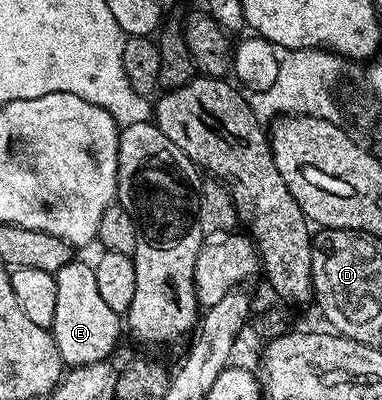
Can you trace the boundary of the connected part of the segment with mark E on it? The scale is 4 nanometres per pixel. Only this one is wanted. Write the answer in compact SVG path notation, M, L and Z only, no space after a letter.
M68 262L54 272L54 280L56 317L52 334L63 364L79 367L109 360L114 346L118 343L118 334L124 331L124 323L119 315L108 309L104 297L100 297L100 289L96 289L96 273L93 266L89 262Z

